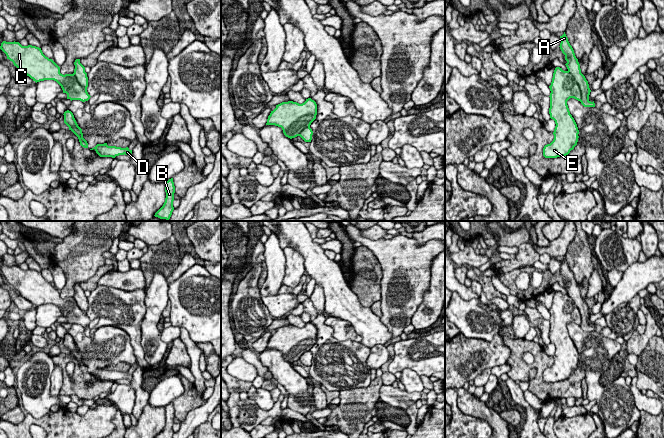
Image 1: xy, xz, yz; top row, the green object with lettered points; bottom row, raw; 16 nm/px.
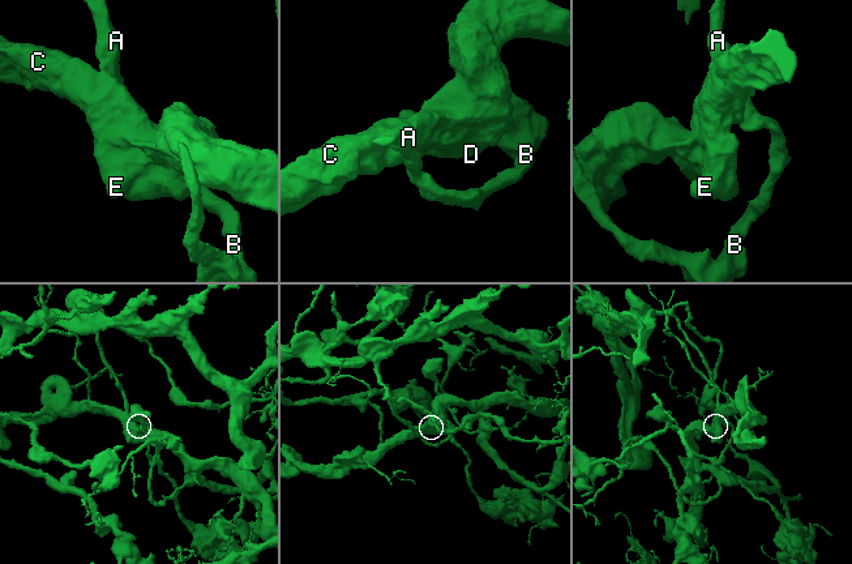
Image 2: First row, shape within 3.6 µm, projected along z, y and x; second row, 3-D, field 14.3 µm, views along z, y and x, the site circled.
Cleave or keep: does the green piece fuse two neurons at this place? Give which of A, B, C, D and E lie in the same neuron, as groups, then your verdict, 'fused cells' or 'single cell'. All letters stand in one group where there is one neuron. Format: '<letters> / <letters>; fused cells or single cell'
A B C D E; single cell

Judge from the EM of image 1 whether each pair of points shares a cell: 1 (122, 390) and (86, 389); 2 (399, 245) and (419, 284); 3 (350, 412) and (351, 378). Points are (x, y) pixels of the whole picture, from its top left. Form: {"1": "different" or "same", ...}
{"1": "different", "2": "same", "3": "different"}

